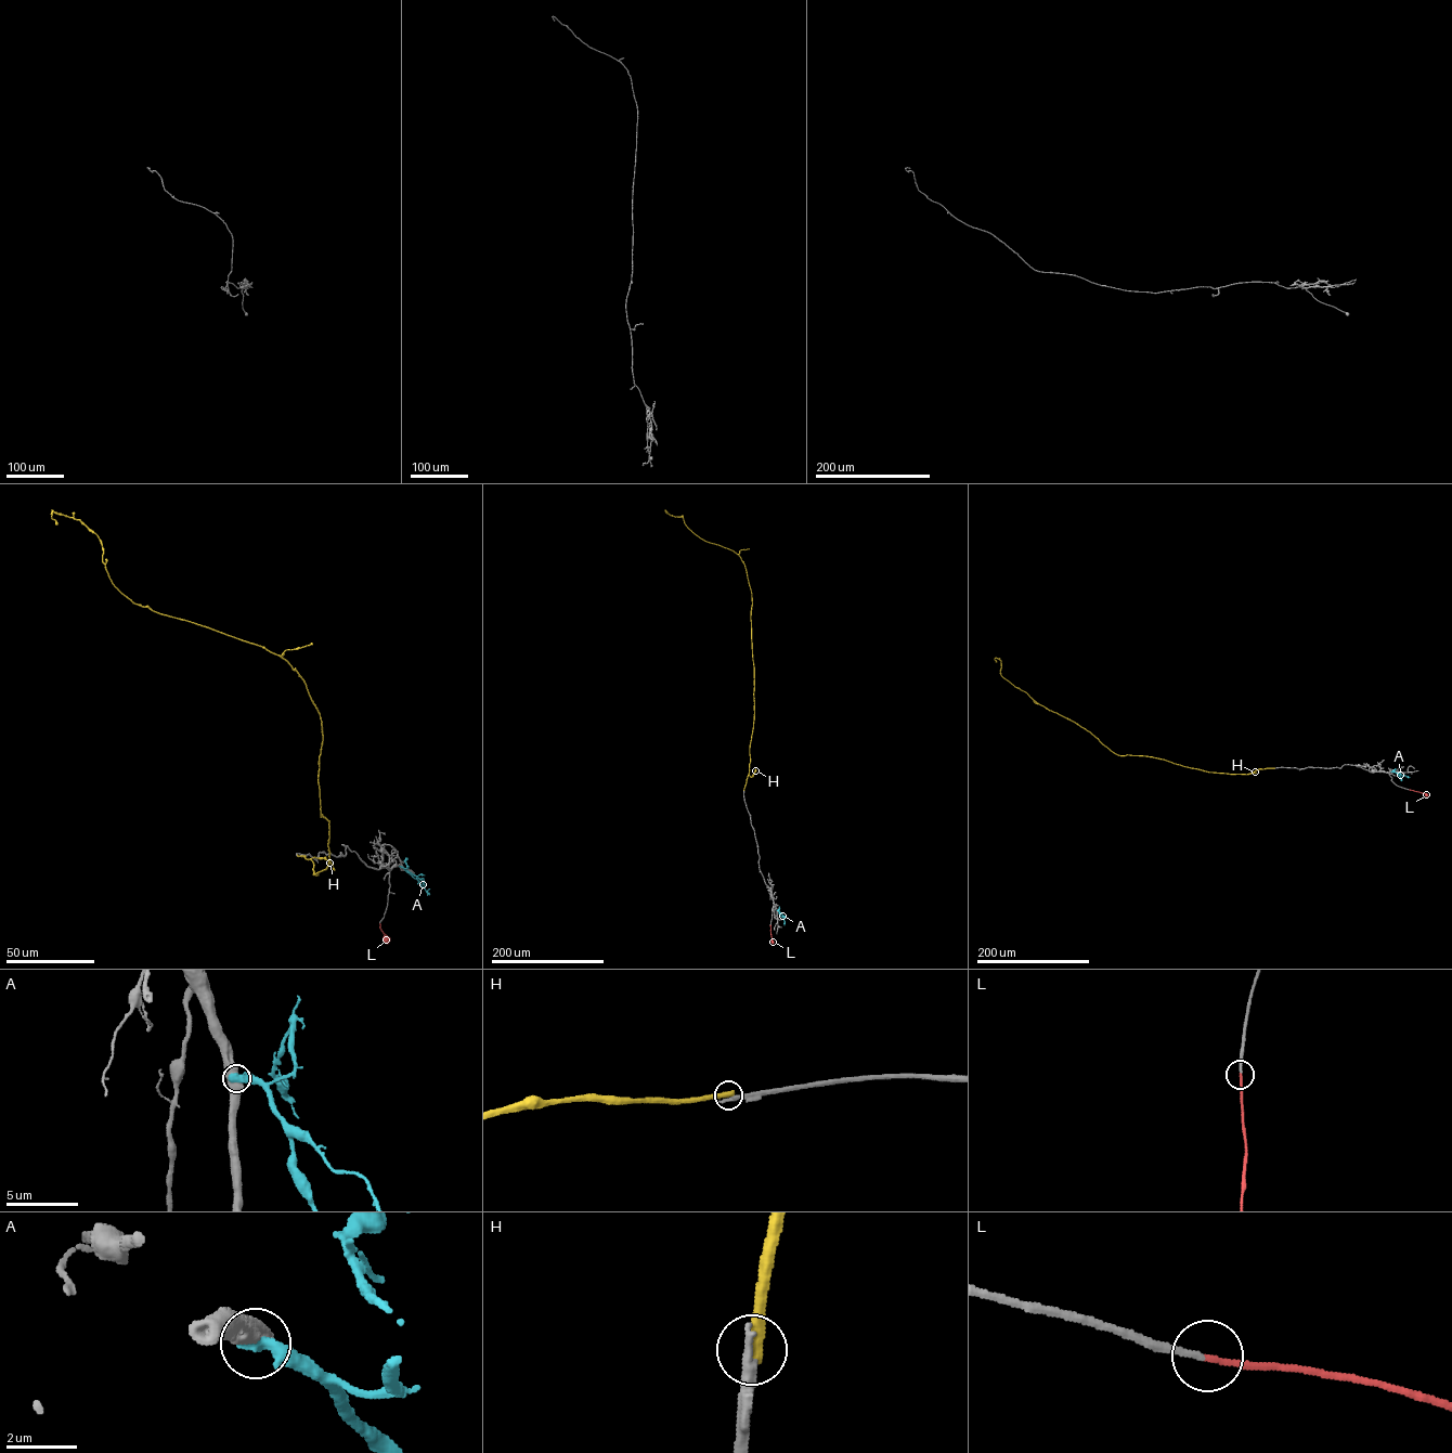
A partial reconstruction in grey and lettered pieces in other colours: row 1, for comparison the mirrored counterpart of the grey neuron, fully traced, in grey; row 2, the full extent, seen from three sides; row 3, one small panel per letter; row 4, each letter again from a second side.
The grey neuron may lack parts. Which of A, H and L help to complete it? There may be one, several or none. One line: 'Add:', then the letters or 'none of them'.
Add: L

